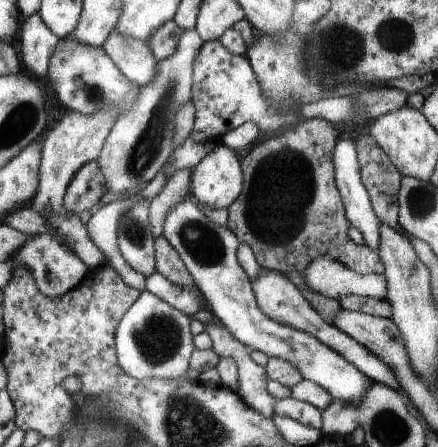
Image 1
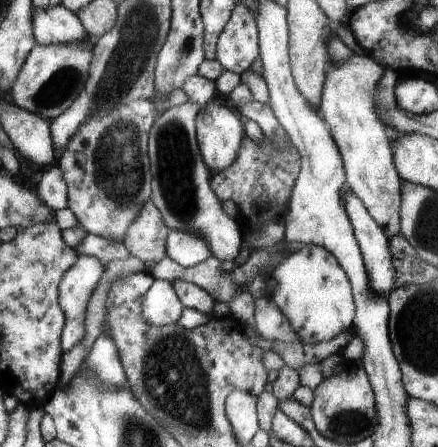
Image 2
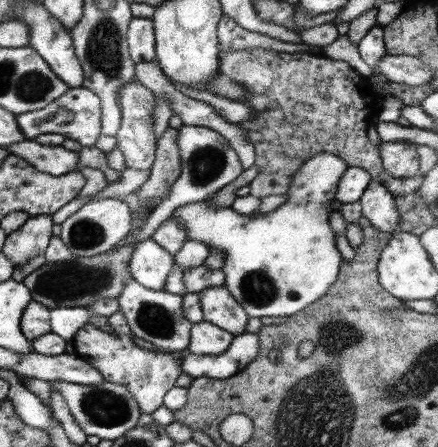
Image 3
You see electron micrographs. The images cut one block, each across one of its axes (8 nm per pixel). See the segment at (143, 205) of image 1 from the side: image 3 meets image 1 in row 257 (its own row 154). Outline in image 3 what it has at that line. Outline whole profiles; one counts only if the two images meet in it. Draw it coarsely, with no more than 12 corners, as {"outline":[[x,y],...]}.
{"outline":[[141,82],[121,90],[115,148],[125,170],[151,170],[155,96]]}

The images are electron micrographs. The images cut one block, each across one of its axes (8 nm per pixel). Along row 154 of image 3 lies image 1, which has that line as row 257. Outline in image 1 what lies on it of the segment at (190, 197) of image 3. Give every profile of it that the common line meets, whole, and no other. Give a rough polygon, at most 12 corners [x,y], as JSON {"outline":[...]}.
{"outline":[[187,198],[161,236],[211,314],[345,406],[369,380],[309,332],[263,316],[239,240]]}

